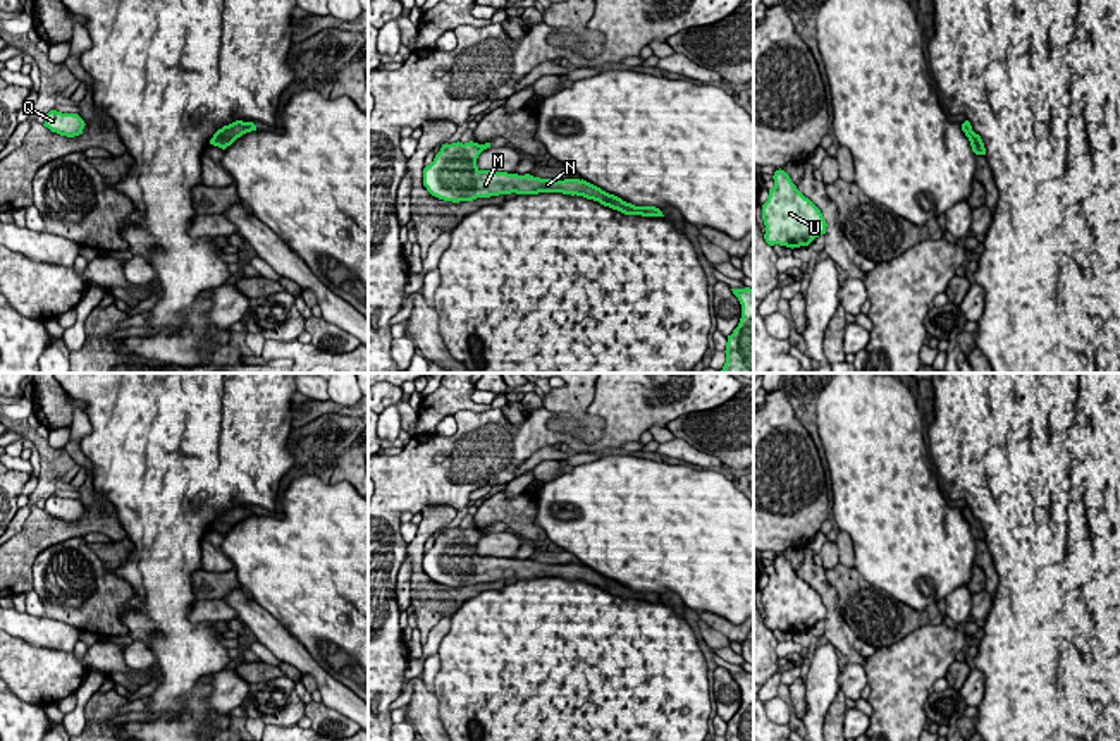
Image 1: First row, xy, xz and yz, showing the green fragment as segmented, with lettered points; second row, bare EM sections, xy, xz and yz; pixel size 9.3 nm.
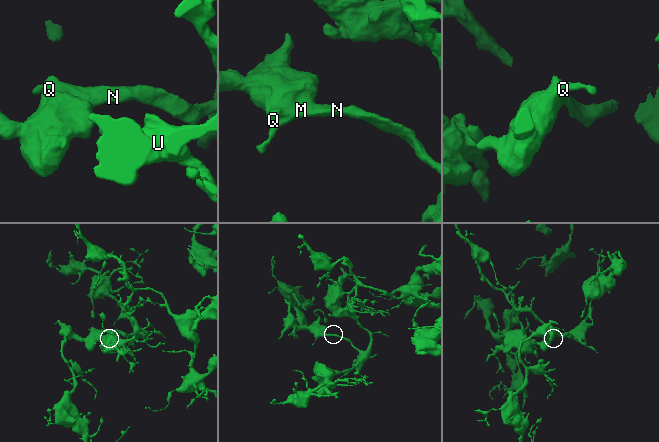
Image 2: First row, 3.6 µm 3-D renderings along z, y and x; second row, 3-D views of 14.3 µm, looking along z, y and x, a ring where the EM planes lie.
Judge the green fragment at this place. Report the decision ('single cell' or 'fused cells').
single cell

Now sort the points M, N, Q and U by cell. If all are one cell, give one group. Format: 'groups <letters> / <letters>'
groups M N Q U

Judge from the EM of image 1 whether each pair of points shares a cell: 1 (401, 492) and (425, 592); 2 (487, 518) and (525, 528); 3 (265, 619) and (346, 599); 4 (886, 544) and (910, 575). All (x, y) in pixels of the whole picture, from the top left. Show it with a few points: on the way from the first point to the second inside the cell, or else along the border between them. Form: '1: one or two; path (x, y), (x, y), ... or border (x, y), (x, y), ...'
1: two; border (408, 544), (405, 556)
2: one; path (496, 514), (510, 514), (516, 520)
3: two; border (252, 599), (269, 611), (301, 645)
4: one; path (893, 551), (910, 568)

